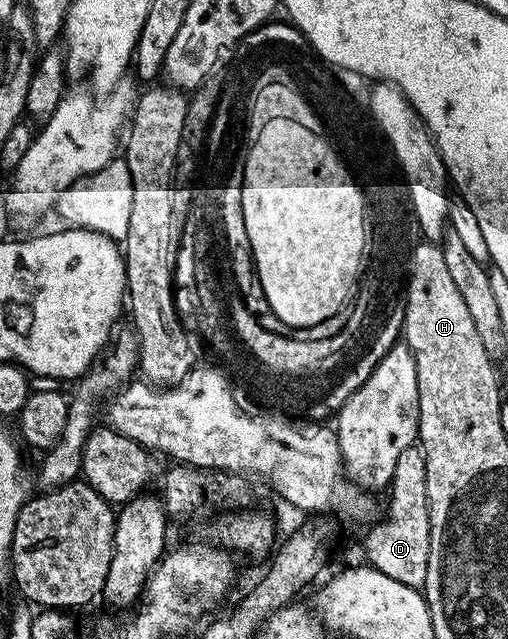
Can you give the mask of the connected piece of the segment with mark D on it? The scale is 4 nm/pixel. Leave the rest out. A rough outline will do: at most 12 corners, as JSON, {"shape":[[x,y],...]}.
{"shape":[[402,450],[367,563],[423,589],[430,558],[424,455]]}

